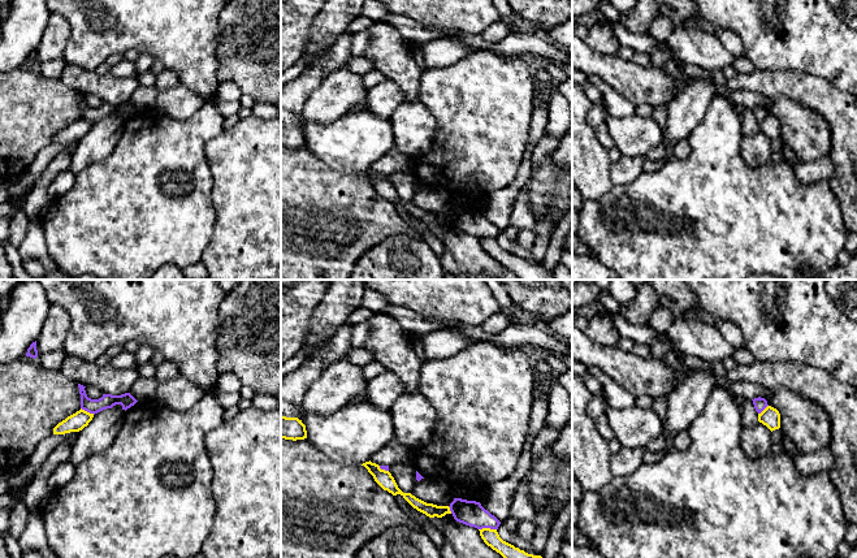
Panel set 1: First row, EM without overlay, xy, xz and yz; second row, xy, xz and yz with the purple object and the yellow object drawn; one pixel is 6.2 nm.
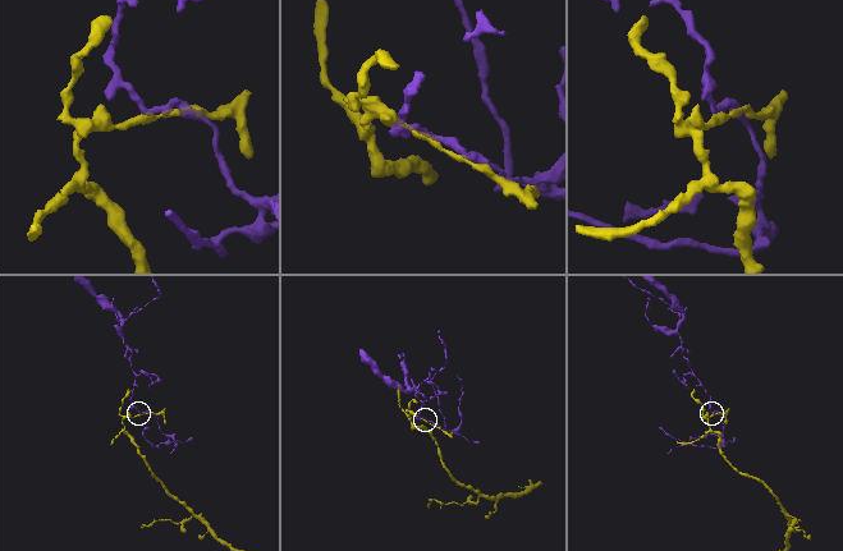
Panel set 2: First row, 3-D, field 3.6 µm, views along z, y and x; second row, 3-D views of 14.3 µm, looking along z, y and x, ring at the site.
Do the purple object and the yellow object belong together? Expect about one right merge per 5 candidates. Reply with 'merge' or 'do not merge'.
do not merge

